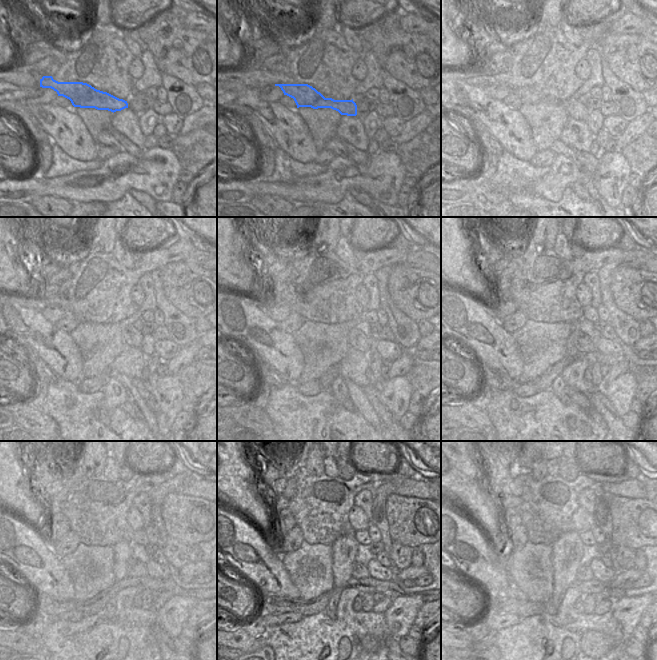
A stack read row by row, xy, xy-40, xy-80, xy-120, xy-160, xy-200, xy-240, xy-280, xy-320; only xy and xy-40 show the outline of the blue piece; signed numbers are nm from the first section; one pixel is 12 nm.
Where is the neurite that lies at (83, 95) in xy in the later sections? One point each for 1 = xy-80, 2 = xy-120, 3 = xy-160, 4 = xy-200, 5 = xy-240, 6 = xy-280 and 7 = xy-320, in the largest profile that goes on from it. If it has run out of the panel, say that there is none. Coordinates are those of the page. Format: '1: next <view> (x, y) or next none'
1: next xy-80 (574, 109)
2: next xy-120 (131, 336)
3: next xy-160 (358, 340)
4: next xy-200 (578, 343)
5: next xy-240 (136, 569)
6: next xy-280 (360, 571)
7: next xy-320 (584, 573)

